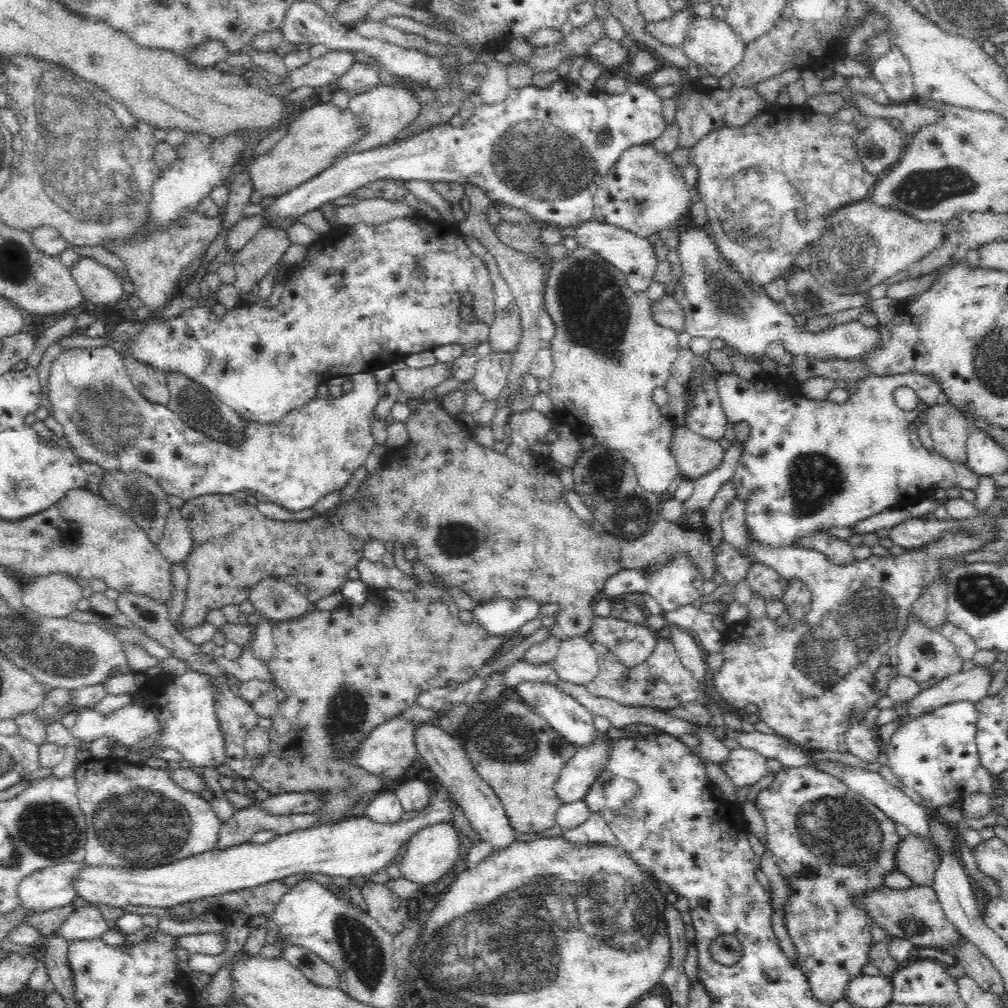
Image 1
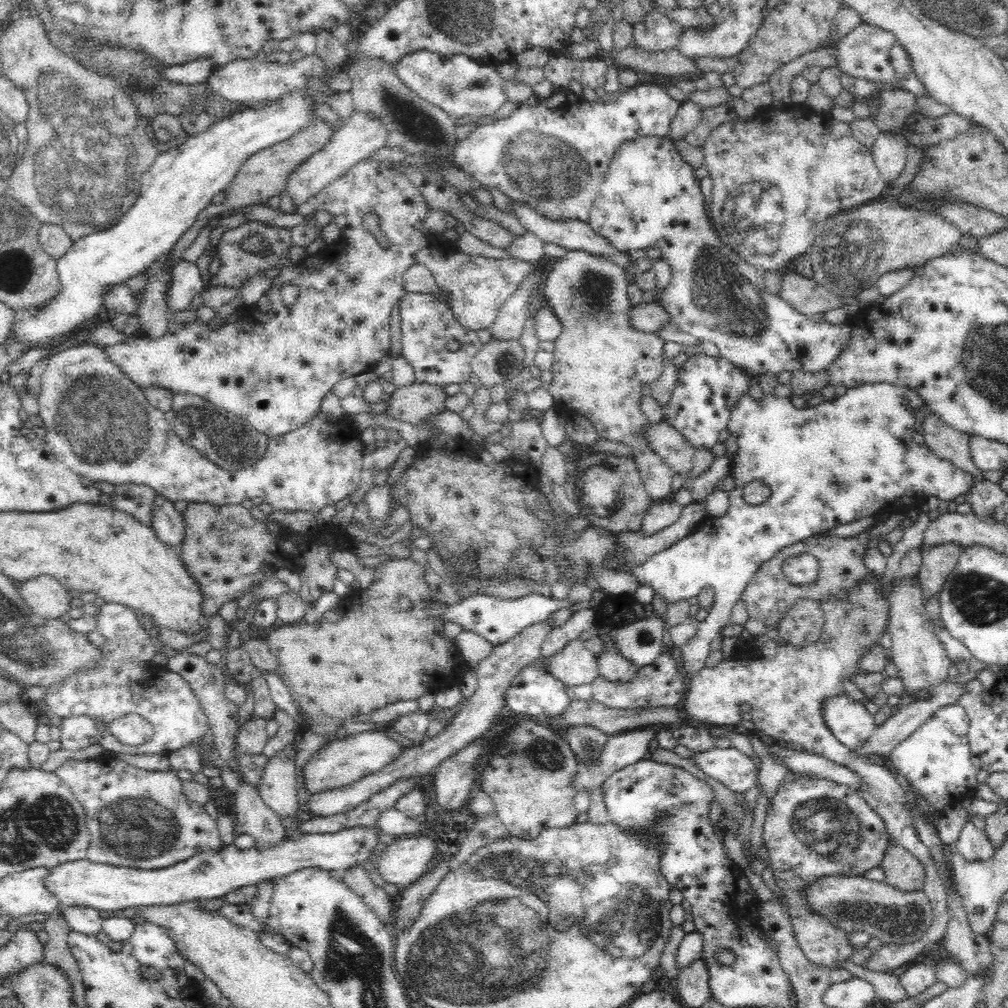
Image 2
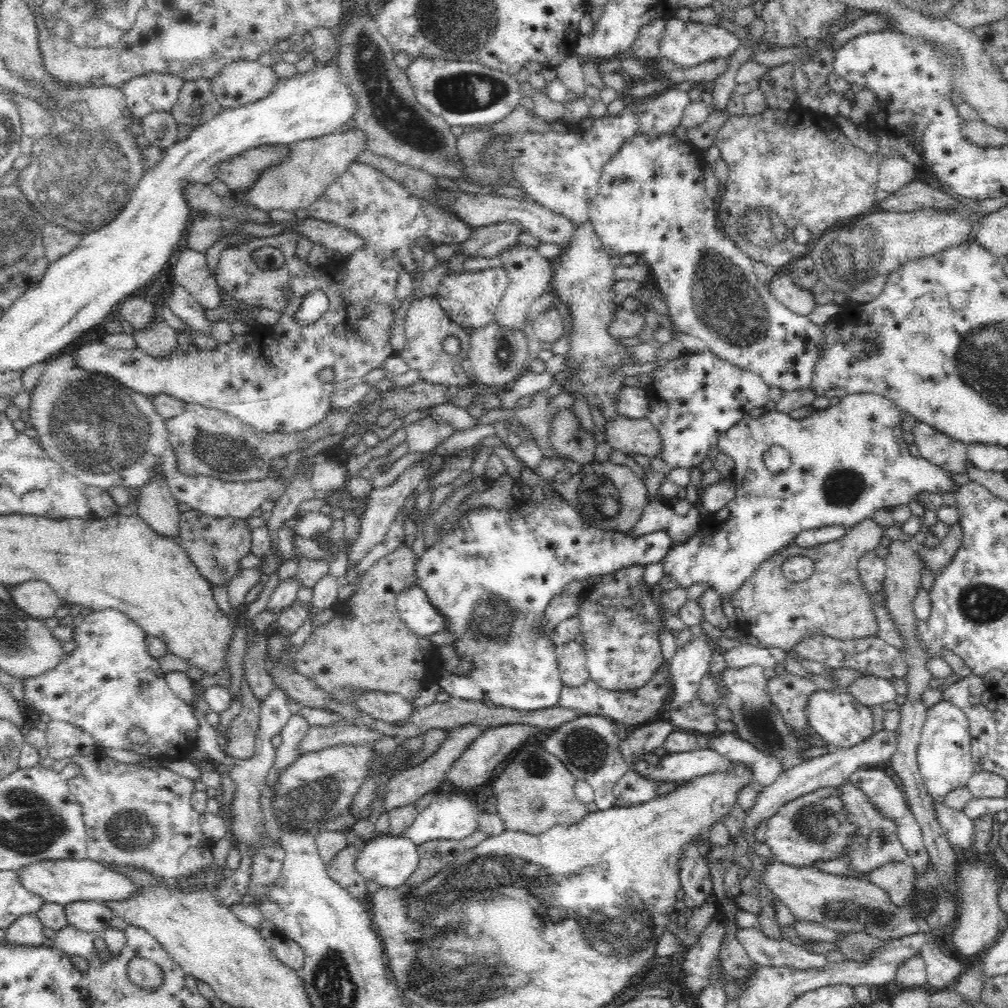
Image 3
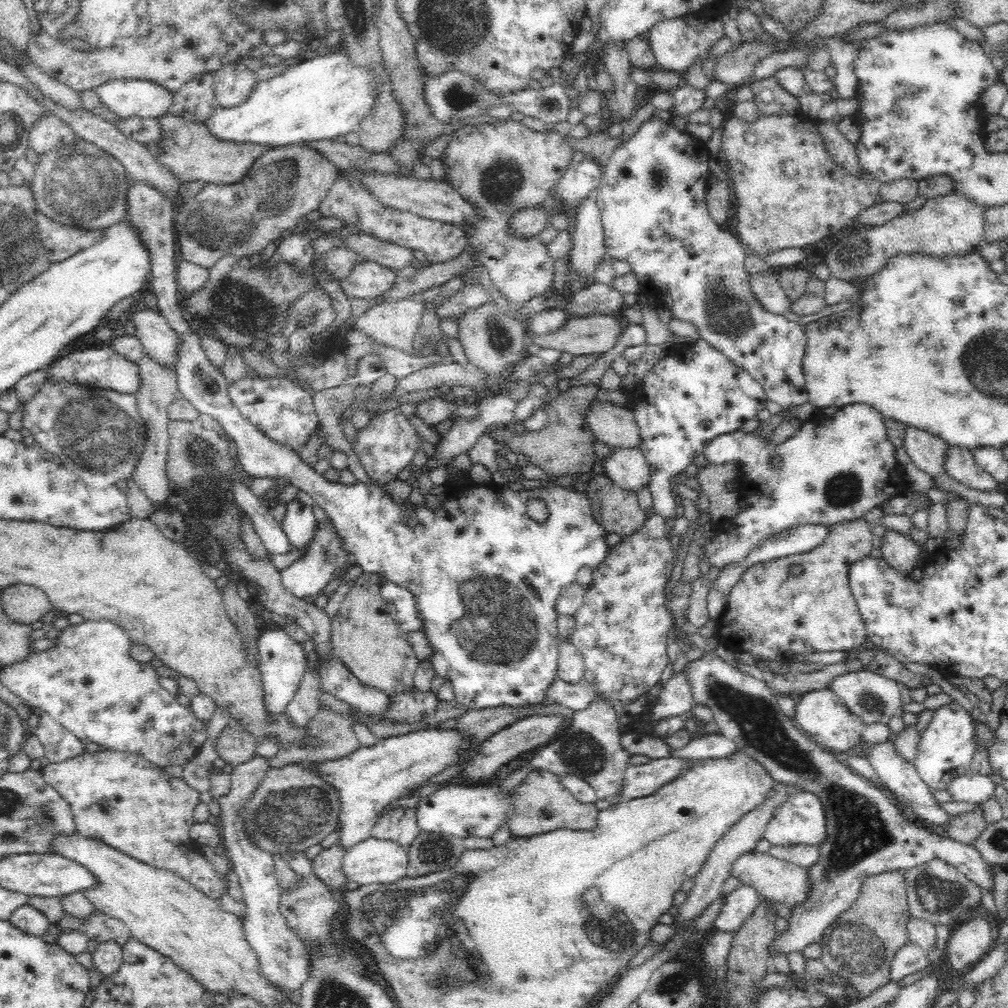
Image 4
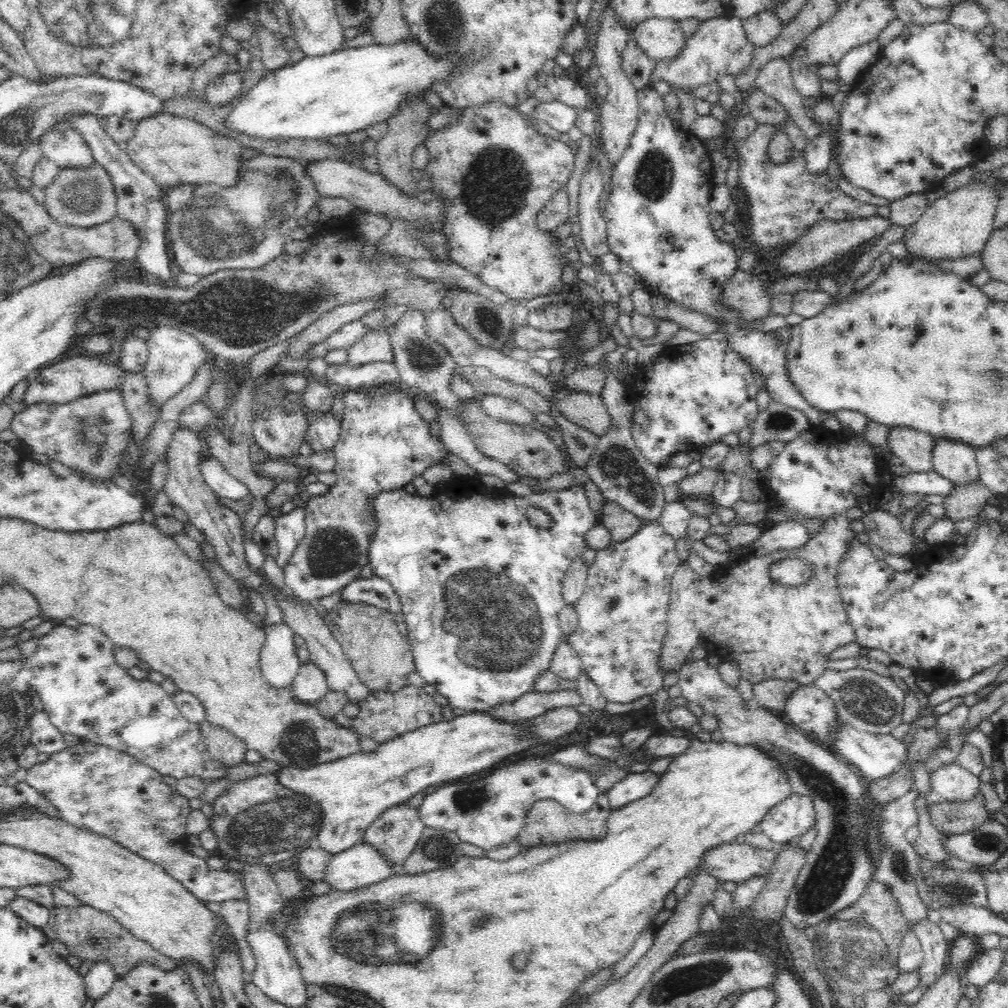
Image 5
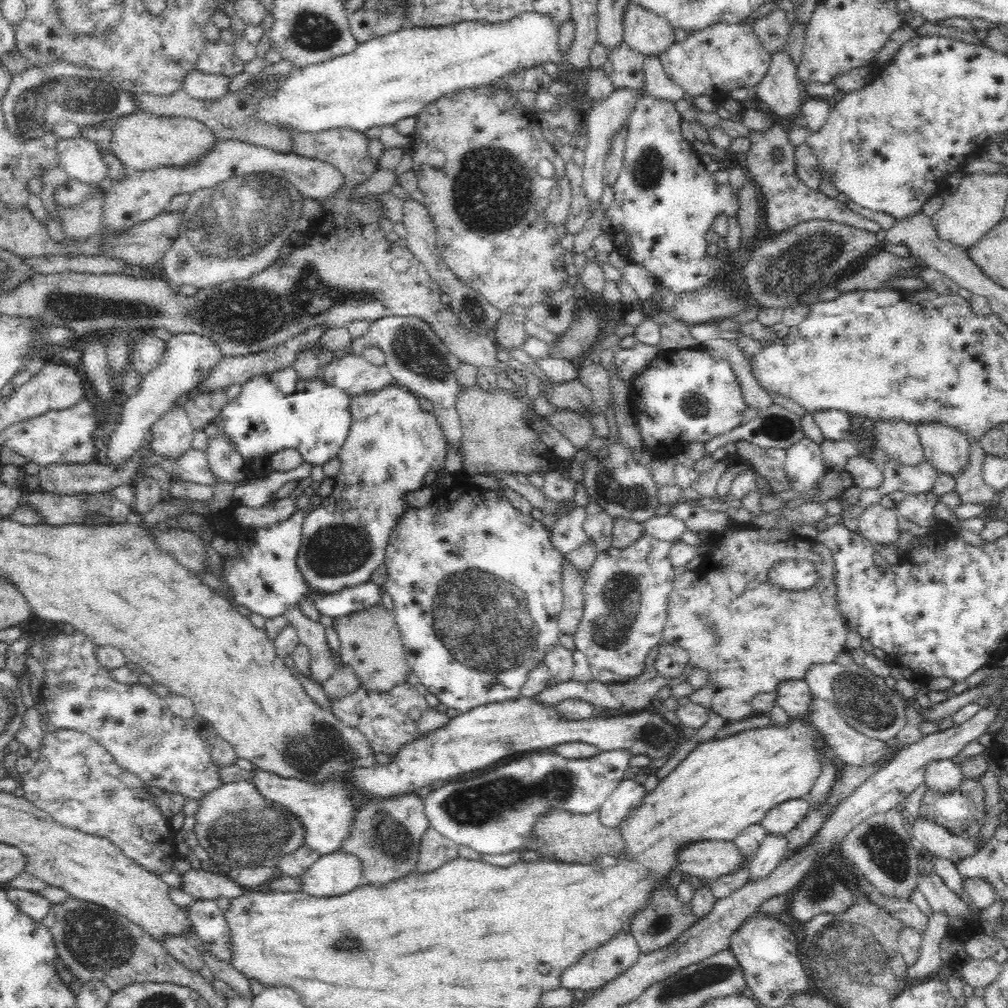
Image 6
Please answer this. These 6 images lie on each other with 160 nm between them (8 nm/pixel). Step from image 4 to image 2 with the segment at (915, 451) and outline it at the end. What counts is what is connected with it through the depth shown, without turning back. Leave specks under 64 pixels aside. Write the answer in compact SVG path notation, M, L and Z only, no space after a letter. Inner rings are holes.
M934 413L926 415L920 425L925 445L938 457L950 461L956 468L973 475L976 481L984 480L982 470L974 464L970 452L971 437L954 430Z

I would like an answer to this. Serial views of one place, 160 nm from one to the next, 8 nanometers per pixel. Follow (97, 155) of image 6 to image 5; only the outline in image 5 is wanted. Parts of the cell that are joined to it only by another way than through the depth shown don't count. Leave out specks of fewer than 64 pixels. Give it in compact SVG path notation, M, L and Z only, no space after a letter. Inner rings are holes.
M73 127L65 131L50 128L38 138L43 156L60 169L88 169L95 161L85 138Z

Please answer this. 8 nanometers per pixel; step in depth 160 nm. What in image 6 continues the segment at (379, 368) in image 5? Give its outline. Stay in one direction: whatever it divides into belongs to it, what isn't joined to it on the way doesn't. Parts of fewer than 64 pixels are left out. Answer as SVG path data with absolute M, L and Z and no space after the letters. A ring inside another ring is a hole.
M350 351L341 358L334 358L322 369L322 374L328 384L342 389L351 397L376 392L395 384L385 364L374 366L362 355Z

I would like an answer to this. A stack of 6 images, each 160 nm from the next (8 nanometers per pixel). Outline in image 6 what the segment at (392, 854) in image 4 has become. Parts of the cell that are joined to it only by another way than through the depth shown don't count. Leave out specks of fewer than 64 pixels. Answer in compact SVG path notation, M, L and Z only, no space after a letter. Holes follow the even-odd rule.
M340 850L321 855L297 878L299 891L316 898L340 896L363 884L360 860Z

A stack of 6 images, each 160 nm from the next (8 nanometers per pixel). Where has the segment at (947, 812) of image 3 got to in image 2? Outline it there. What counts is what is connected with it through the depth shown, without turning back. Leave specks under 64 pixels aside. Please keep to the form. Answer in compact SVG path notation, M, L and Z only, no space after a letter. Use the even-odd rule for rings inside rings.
M972 818L966 819L960 836L954 842L957 851L965 857L967 861L978 861L992 858L996 848L988 840L986 833L976 827L971 821Z

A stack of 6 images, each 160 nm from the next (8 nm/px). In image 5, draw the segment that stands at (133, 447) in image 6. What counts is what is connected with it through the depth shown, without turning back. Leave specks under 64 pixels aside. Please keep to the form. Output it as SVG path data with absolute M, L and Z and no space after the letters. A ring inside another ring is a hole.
M167 324L150 326L146 343L148 343L148 360L142 371L146 379L148 400L151 404L163 405L167 400L176 396L186 384L192 382L192 378L194 378L198 369L211 356L194 335L178 328L172 328Z

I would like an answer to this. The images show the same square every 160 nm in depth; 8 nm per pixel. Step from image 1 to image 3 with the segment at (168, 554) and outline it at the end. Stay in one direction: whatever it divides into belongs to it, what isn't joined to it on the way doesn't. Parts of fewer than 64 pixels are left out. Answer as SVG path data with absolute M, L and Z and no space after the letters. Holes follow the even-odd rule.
M162 475L151 478L139 488L138 515L157 534L177 539L180 534L180 510L166 479Z

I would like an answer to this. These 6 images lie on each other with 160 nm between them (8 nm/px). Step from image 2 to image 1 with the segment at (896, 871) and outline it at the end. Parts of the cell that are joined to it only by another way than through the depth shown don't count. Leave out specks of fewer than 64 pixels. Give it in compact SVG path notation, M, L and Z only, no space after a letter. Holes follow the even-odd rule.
M910 833L898 844L895 852L895 869L908 875L915 886L933 886L938 868L941 846L932 838Z

